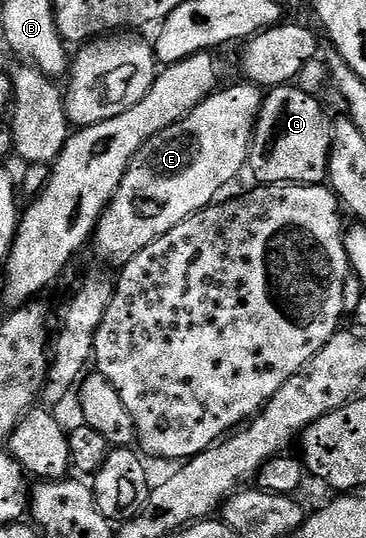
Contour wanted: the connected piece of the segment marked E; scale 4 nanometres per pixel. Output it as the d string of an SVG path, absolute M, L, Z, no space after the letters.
M240 82L234 88L222 87L220 90L208 96L202 104L195 106L195 110L191 110L179 122L175 122L171 126L167 126L167 130L159 130L159 134L151 137L142 148L139 149L131 158L131 162L127 166L127 170L123 174L123 178L119 182L117 192L109 199L109 204L105 207L105 212L101 216L101 221L97 223L97 228L91 237L91 249L101 260L106 260L109 264L117 264L116 266L124 266L131 258L135 258L135 254L139 254L139 250L143 250L147 246L151 246L151 242L155 242L163 234L167 234L167 230L175 230L175 226L179 226L179 222L183 222L187 217L193 216L196 212L200 212L202 208L209 207L218 199L217 192L221 192L237 175L242 171L246 171L249 163L249 144L253 140L253 126L257 122L257 115L261 109L263 99L262 89L258 88L252 82Z

